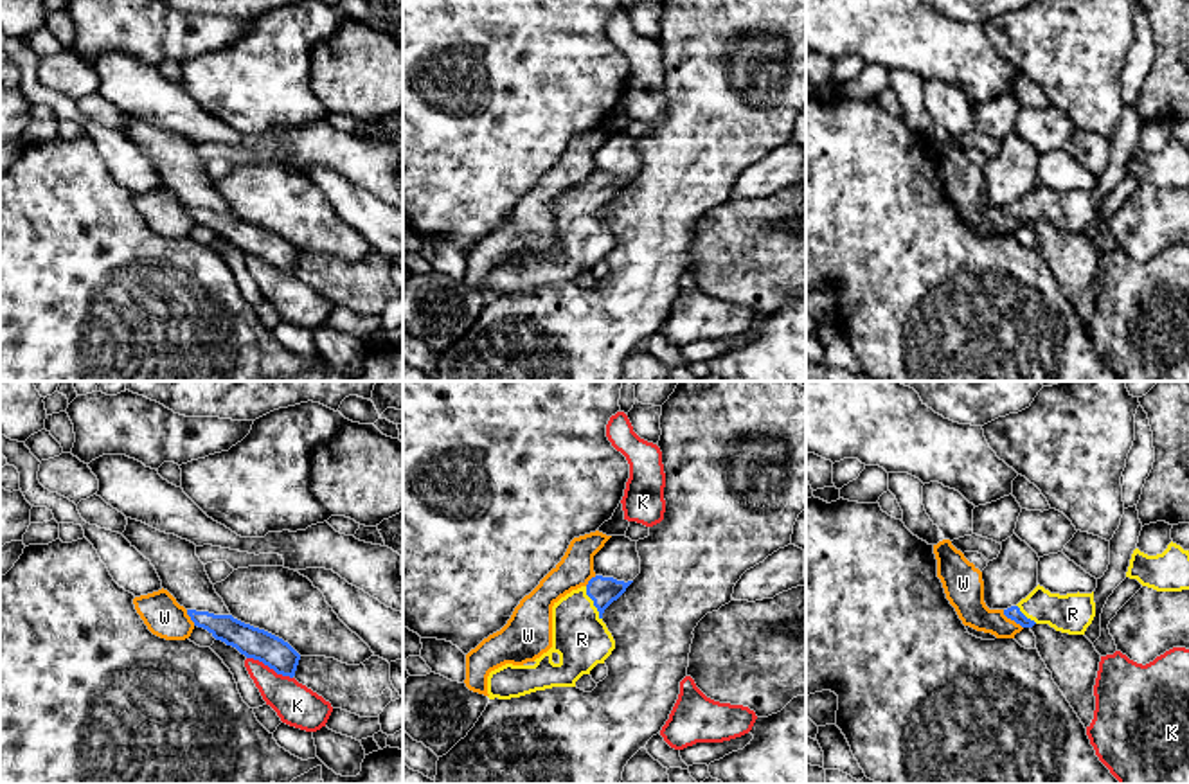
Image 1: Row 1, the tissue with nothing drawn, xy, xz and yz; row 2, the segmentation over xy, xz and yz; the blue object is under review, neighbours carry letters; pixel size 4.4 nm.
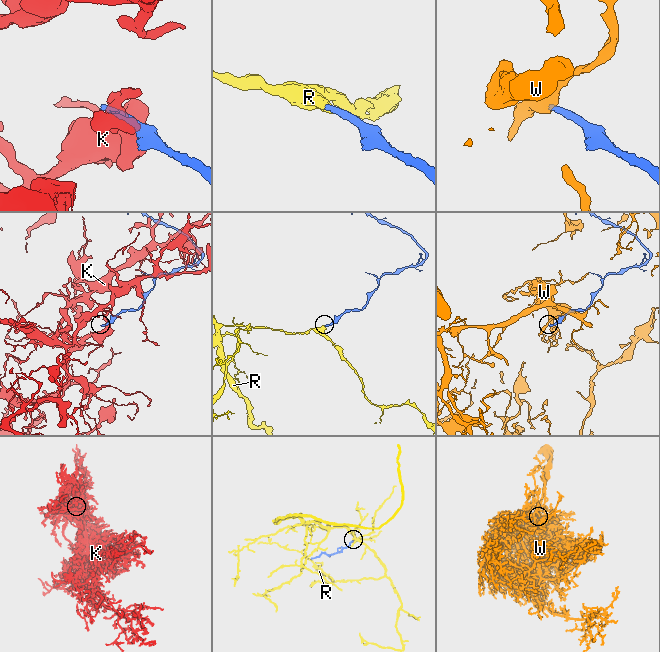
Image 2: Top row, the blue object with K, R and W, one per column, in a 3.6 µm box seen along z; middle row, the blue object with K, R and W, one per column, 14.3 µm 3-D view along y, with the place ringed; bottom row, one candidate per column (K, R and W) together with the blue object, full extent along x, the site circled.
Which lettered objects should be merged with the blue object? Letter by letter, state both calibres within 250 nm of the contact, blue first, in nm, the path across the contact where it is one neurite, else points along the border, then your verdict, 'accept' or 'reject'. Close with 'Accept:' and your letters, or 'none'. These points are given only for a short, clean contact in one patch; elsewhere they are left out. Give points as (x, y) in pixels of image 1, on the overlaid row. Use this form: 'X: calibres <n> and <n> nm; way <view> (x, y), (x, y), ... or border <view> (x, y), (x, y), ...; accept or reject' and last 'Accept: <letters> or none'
K: calibres 140 and 190 nm; reject
R: calibres 130 and 240 nm; way xz (603, 590), (594, 603), (581, 615), (581, 639); accept
W: calibres 60 and 180 nm; border yz (1002, 610), (1022, 628); reject
Accept: R

